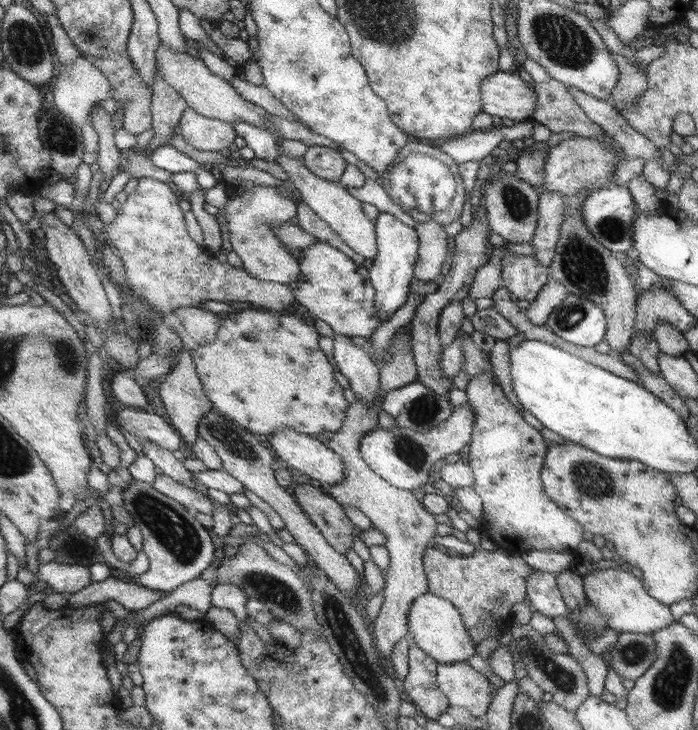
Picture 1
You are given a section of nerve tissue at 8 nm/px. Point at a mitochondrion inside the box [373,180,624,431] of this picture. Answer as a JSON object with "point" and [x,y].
{"point":[582,266]}

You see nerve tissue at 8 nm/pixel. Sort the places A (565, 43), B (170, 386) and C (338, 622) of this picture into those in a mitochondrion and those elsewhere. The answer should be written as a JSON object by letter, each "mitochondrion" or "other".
{"A":"mitochondrion","B":"other","C":"mitochondrion"}

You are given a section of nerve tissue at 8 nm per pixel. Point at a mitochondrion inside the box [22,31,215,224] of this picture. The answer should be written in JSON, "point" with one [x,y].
{"point":[59,135]}

